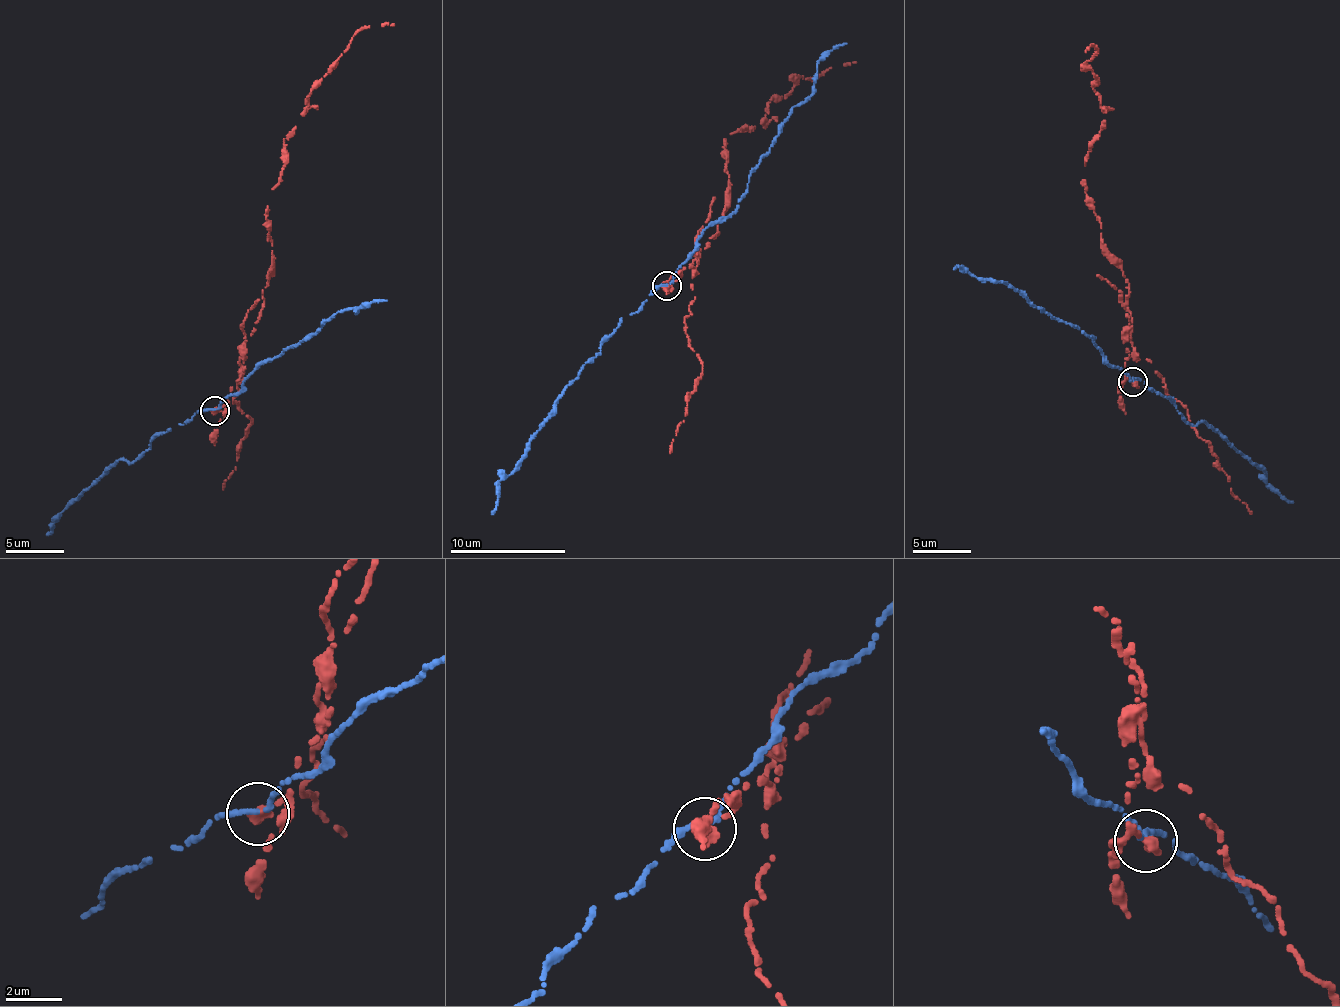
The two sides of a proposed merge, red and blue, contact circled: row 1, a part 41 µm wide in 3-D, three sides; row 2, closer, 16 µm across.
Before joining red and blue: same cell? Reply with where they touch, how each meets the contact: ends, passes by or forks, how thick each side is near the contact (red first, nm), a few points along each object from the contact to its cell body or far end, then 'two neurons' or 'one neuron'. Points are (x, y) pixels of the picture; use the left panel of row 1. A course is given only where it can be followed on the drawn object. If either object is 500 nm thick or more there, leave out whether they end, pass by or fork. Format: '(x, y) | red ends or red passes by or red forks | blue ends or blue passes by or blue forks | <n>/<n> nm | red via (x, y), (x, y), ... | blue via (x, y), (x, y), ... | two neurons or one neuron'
(215, 410) | red ends | blue passes by | 420/170 nm | red via (214, 411), (228, 401), (243, 343), (263, 307), (271, 265), (265, 219), (283, 140), (352, 35), (393, 24) | blue via (214, 408), (330, 316), (387, 301) | two neurons

